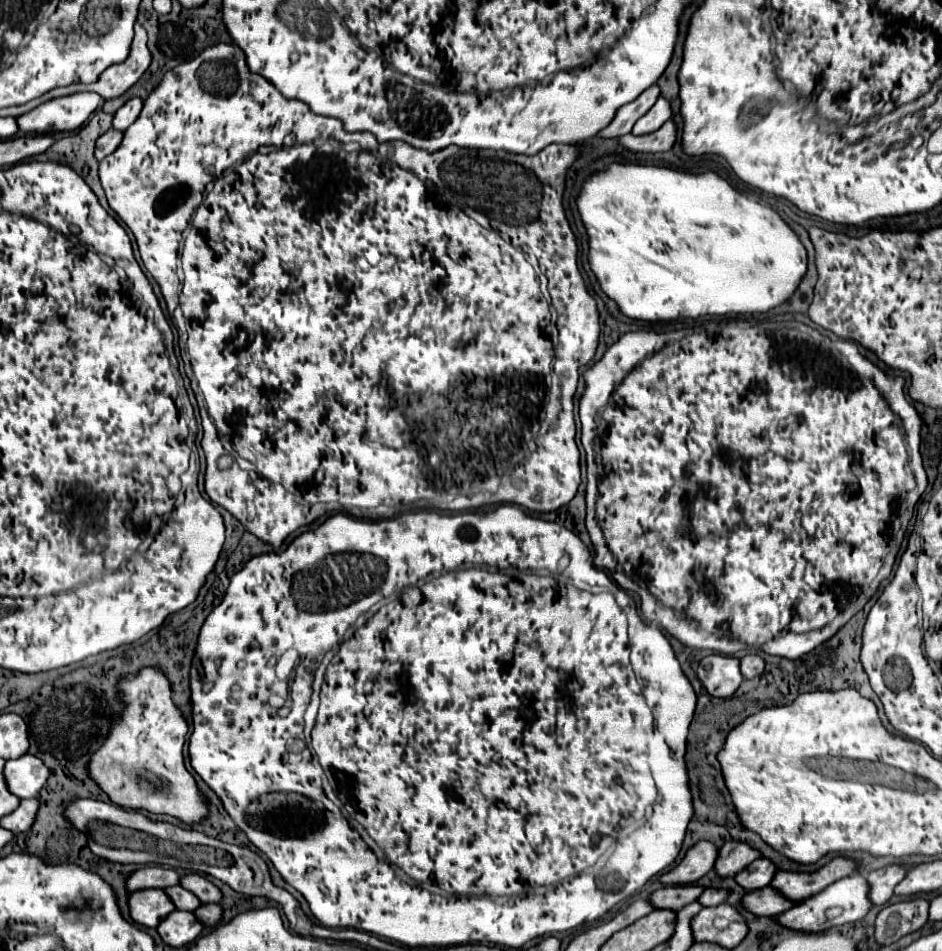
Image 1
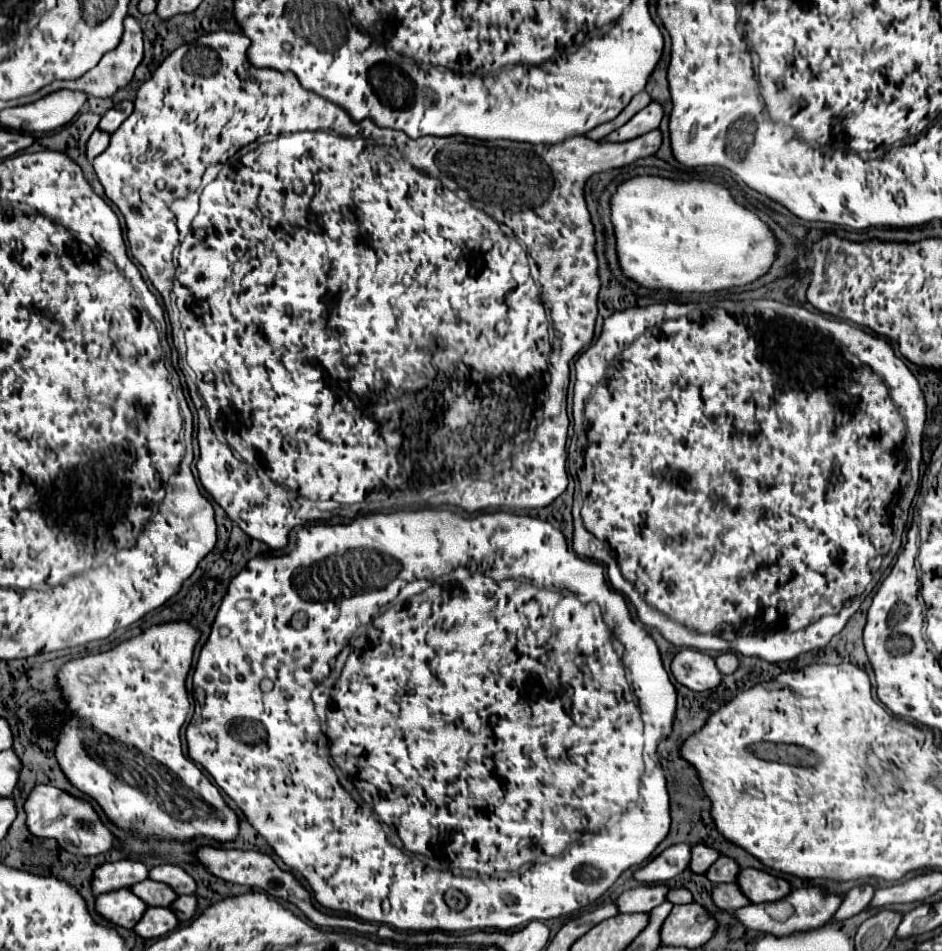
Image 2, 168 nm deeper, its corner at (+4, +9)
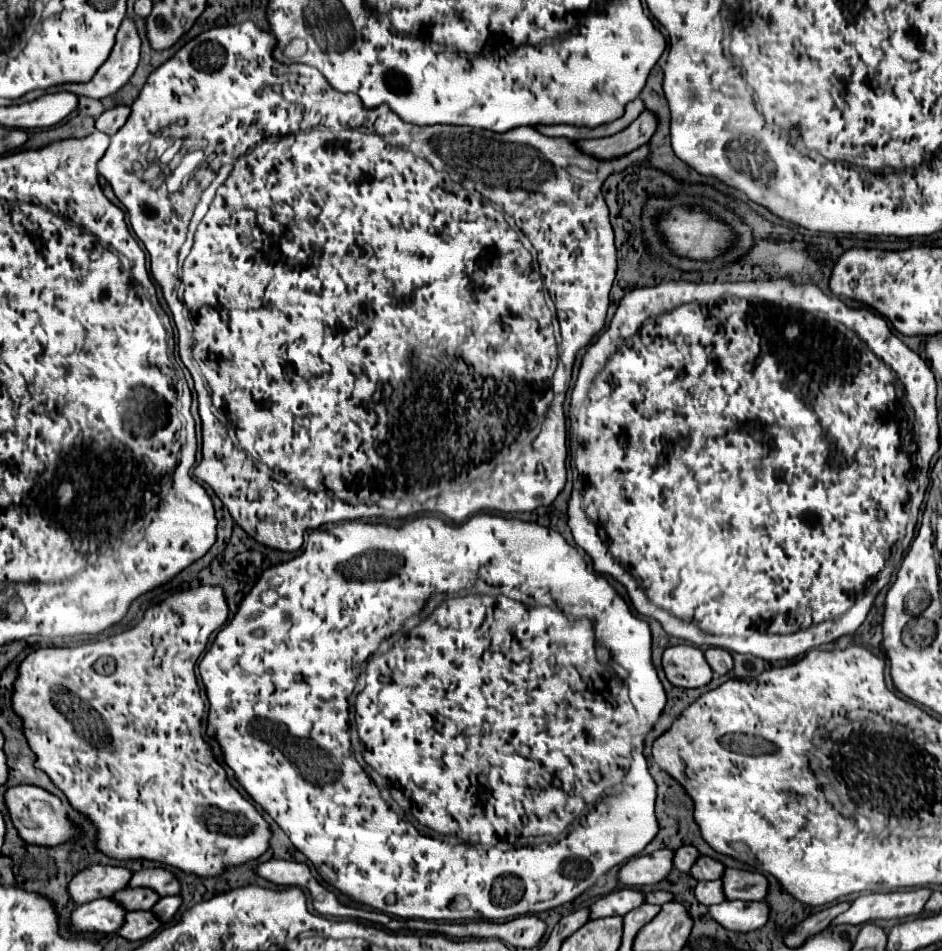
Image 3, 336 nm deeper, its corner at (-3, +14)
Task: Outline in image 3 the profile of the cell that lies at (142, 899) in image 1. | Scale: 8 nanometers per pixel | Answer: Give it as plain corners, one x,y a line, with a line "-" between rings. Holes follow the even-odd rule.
98,898
78,906
72,912
72,930
76,932
116,932
126,920
124,908
112,898

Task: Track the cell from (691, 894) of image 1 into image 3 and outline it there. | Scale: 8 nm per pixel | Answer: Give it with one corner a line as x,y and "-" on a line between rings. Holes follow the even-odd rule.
624,888
612,892
590,906
592,918
606,918
606,916
624,916
630,910
642,906
646,902
646,894
636,888

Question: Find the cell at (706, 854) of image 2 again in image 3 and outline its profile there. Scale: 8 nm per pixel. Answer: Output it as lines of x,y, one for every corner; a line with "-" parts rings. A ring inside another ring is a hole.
690,844
682,846
674,854
674,868
678,868
680,872
690,872
692,862
696,862
698,856
700,856
700,852
696,846
690,846

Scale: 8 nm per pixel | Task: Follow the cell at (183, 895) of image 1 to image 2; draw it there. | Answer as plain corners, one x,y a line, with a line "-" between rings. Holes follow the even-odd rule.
141,881
137,885
131,885
129,891
133,895
137,895
147,907
169,907
173,903
173,899
177,897
167,885
161,885
157,881

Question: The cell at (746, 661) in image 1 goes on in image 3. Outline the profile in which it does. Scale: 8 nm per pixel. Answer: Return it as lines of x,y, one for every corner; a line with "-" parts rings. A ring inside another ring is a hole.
708,648
708,650
704,652
704,656
706,656
708,664
712,666
712,670
714,670
716,674
720,674
720,676
732,672
732,668
734,668
734,660
732,660
732,656
730,656
728,650

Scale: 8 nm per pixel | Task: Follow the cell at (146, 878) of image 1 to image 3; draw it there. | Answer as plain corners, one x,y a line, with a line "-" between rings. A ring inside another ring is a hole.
96,864
78,872
70,882
70,894
76,904
86,904
96,898
110,898
114,892
128,886
132,870
124,866

